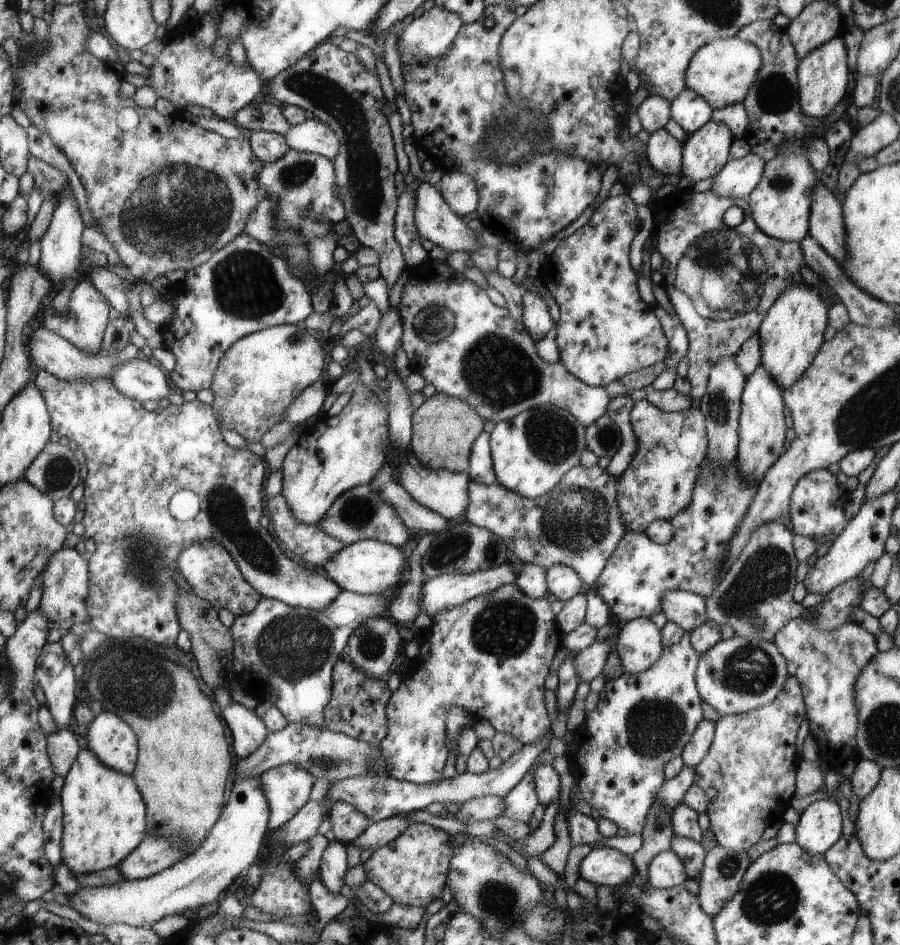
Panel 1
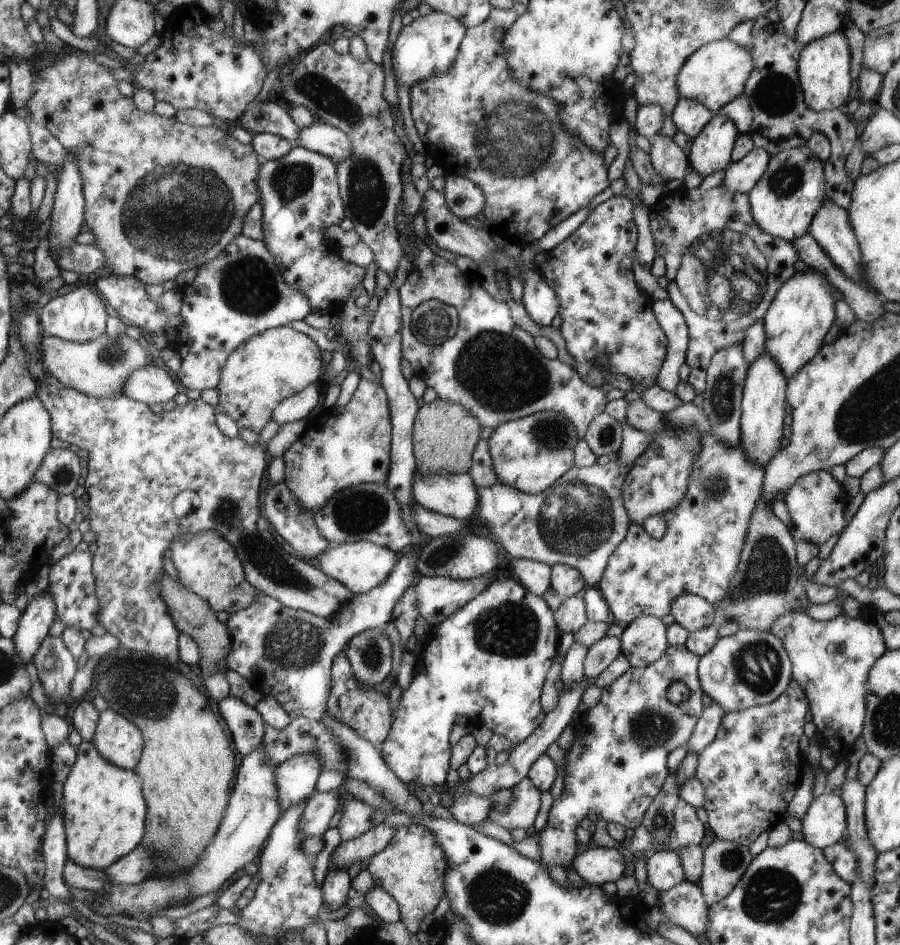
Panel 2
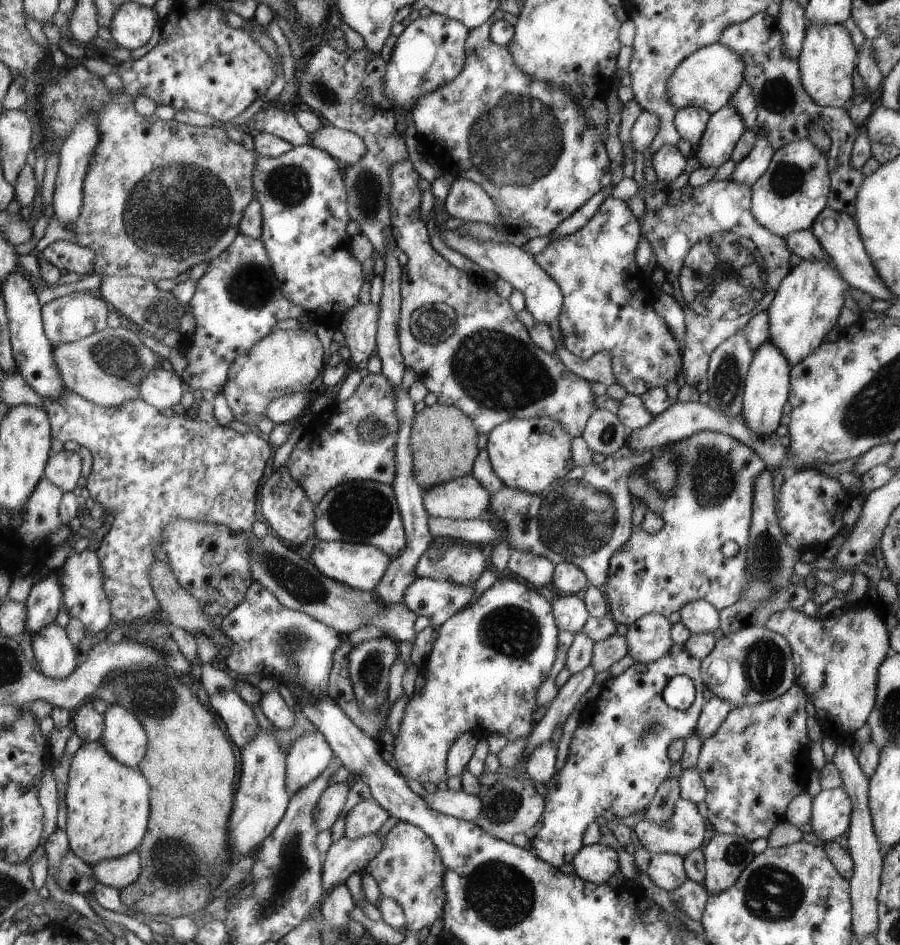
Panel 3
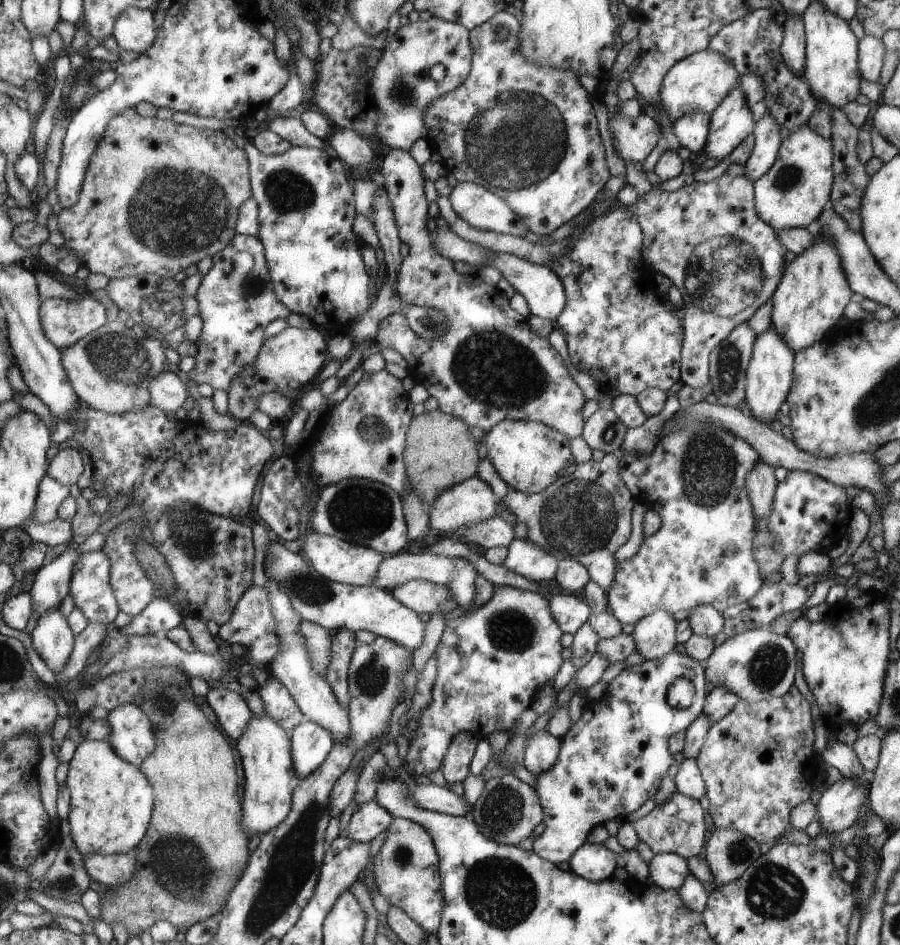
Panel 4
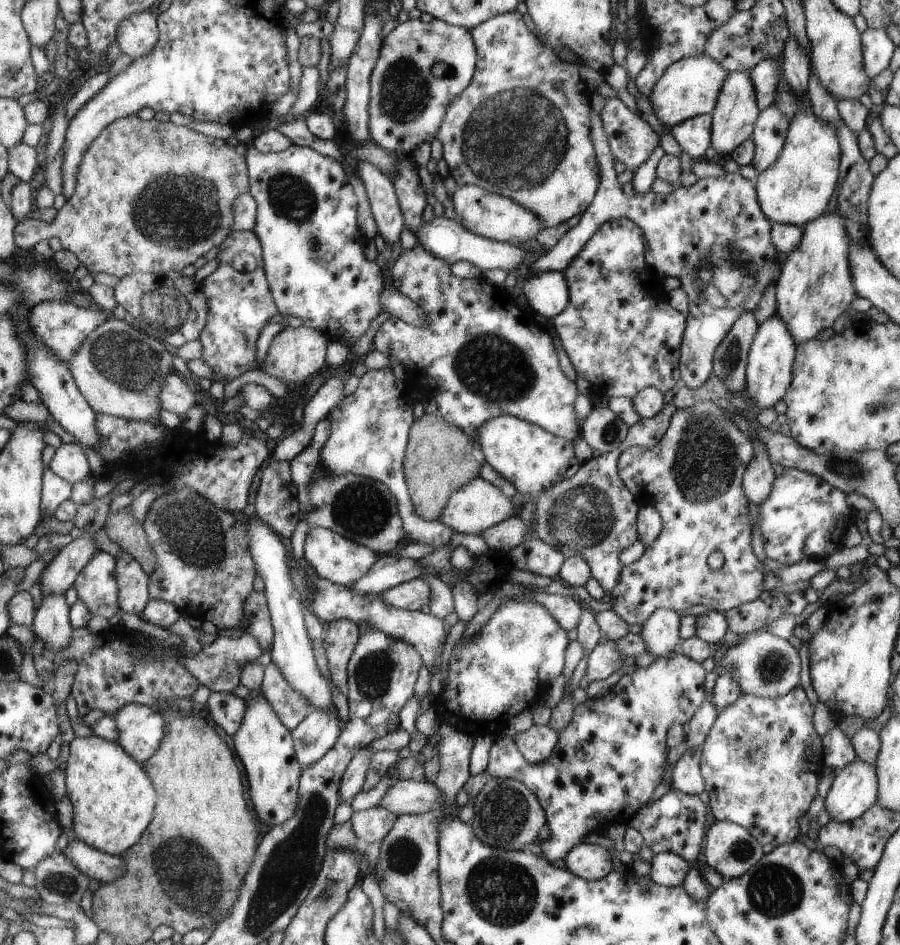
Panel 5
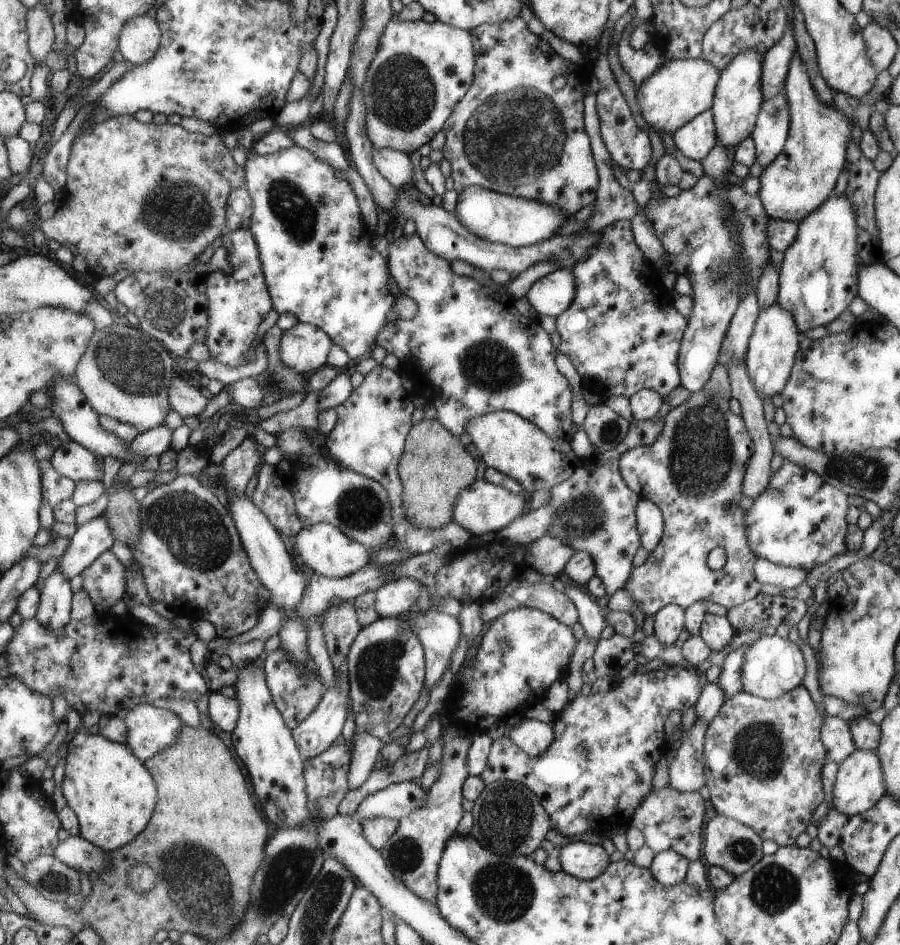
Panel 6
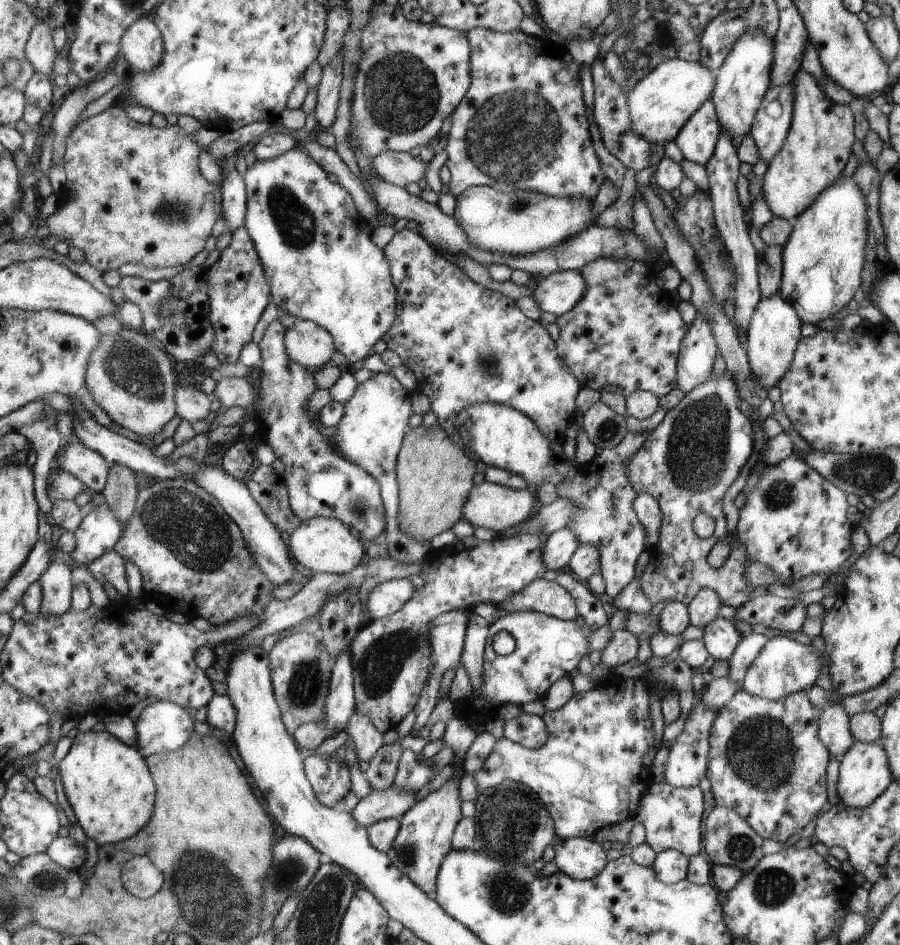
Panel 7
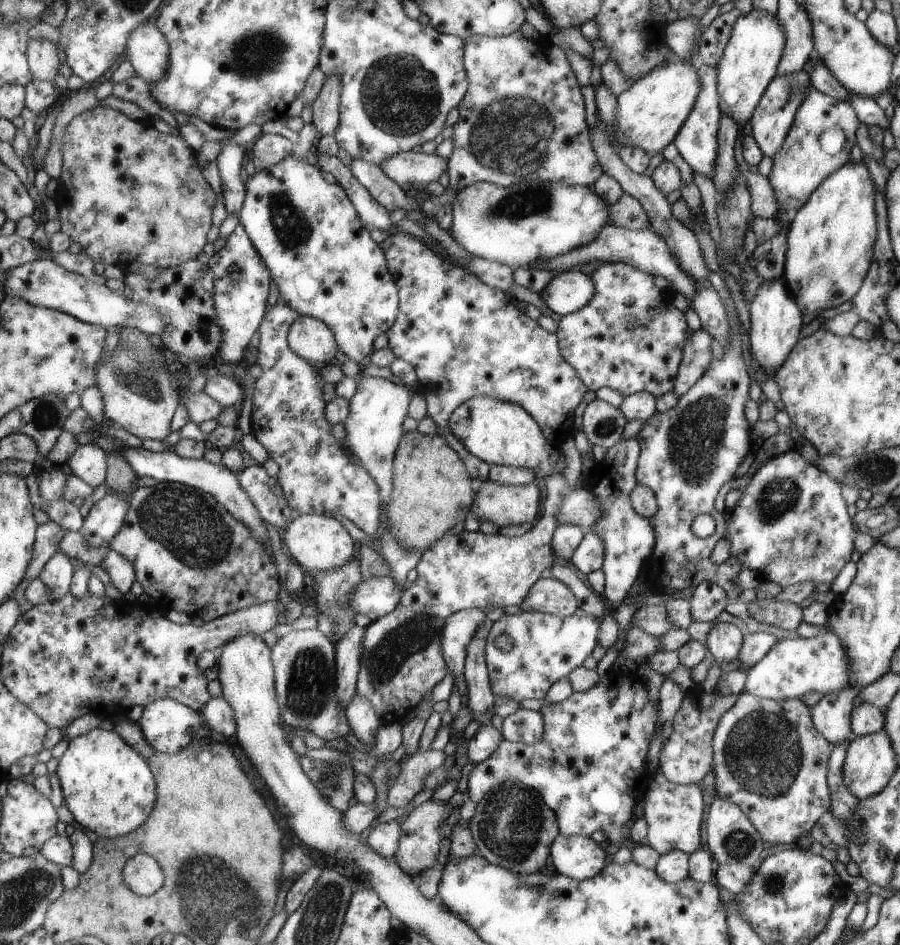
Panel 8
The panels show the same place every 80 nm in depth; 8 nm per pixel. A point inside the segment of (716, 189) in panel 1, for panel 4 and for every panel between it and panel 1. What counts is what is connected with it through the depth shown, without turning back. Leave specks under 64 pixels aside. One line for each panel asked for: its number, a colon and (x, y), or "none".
2: (740, 176)
3: (745, 172)
4: (766, 132)

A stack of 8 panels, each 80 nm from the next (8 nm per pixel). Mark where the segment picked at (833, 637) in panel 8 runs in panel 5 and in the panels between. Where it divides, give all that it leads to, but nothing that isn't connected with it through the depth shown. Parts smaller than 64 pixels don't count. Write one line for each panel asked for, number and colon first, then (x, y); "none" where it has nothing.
5: (764, 665)
6: (772, 666)
7: (783, 666)

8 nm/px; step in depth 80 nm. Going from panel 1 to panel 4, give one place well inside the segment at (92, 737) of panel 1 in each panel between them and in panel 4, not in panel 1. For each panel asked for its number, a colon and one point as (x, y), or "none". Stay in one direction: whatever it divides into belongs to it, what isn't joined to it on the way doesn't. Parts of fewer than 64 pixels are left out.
2: (118, 738)
3: (125, 737)
4: (132, 737)

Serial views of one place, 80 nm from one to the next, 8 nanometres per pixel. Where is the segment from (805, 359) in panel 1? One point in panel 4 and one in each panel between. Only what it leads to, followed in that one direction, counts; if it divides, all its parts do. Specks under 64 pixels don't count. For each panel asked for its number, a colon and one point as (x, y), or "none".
2: (801, 311)
3: (804, 308)
4: (809, 298)

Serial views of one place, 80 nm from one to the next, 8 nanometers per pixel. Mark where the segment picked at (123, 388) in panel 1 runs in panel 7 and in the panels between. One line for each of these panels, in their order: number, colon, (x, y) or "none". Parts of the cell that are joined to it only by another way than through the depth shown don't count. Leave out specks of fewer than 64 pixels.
2: (152, 384)
3: (162, 388)
4: (169, 392)
5: (177, 397)
6: (187, 400)
7: (193, 404)

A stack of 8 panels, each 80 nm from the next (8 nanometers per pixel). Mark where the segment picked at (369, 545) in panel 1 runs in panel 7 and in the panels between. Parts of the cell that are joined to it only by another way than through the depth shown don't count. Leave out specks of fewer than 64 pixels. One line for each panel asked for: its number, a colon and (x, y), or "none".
2: (361, 566)
3: (362, 566)
4: (339, 560)
5: (332, 557)
6: (325, 549)
7: (322, 545)

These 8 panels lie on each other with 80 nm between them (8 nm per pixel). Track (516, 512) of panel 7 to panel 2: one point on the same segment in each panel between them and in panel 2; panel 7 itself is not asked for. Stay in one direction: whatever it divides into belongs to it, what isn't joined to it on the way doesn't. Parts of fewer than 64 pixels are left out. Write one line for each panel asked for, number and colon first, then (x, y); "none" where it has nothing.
2: (455, 494)
3: (462, 498)
4: (471, 500)
5: (477, 505)
6: (483, 507)

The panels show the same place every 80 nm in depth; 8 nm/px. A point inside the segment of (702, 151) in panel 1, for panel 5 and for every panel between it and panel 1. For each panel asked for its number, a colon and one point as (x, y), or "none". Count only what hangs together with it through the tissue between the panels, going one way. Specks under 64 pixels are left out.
2: (709, 151)
3: (725, 126)
4: (731, 122)
5: (734, 116)

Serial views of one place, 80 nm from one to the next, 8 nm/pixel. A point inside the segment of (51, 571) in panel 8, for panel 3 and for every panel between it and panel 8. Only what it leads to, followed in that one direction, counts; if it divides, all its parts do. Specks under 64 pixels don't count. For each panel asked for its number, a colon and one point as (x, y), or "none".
3: (54, 651)
4: (53, 639)
5: (53, 625)
6: (55, 611)
7: (58, 588)

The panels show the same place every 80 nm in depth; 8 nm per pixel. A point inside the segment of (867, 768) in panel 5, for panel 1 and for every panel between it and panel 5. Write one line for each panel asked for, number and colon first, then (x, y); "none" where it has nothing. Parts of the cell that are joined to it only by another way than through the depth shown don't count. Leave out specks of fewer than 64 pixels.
1: (819, 826)
2: (821, 825)
3: (830, 813)
4: (838, 805)

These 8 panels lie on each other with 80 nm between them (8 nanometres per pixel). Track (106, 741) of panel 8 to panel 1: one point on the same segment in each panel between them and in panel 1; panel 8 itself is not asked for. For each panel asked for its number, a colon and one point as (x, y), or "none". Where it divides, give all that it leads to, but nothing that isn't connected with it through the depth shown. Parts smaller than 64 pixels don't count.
1: (105, 814)
2: (105, 808)
3: (109, 804)
4: (113, 800)
5: (114, 799)
6: (112, 793)
7: (109, 786)

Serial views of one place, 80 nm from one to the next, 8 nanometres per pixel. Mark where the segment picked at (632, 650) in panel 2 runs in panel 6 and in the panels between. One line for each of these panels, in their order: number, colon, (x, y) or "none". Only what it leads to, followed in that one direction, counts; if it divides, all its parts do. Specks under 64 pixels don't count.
3: (647, 639)
4: (654, 636)
5: (660, 632)
6: (668, 622)

